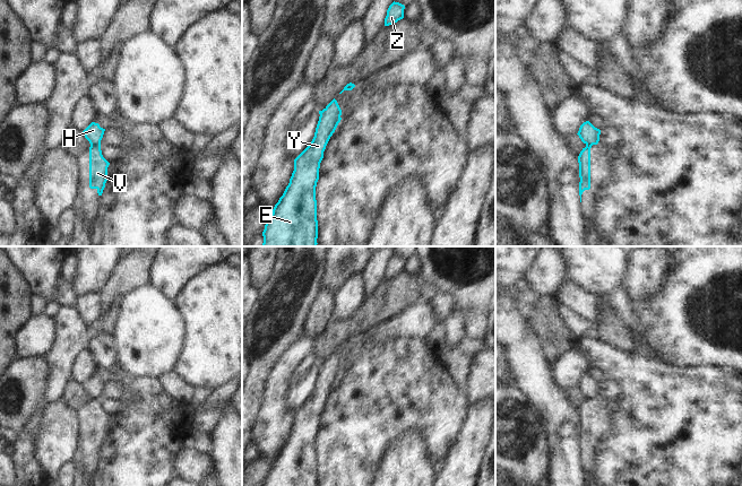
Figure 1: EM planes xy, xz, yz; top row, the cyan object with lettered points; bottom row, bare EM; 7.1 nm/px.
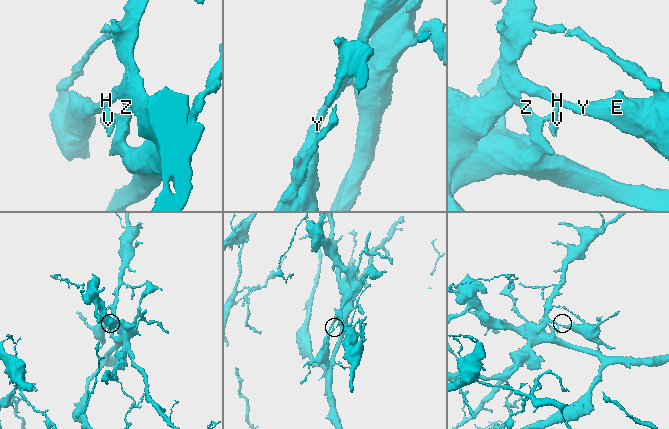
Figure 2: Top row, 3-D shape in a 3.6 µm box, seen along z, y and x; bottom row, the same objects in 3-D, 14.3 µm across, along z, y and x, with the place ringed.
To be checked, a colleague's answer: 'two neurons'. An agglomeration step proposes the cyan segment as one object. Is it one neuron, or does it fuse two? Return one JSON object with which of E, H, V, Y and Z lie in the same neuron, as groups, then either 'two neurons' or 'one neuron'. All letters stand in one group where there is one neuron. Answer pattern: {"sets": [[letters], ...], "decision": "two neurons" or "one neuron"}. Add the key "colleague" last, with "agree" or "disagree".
{"sets": [["E", "H", "Y"], ["V", "Z"]], "decision": "two neurons", "colleague": "agree"}

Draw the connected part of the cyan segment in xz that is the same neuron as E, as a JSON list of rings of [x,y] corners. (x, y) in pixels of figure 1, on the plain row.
[[[334,352],[322,364],[314,390],[294,413],[294,424],[262,486],[318,486],[316,440],[326,399],[342,371]]]

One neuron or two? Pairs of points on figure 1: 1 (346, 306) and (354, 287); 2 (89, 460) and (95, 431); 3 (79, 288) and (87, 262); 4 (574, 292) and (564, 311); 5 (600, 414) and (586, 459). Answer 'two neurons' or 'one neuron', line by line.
1: one neuron
2: one neuron
3: one neuron
4: two neurons
5: one neuron

